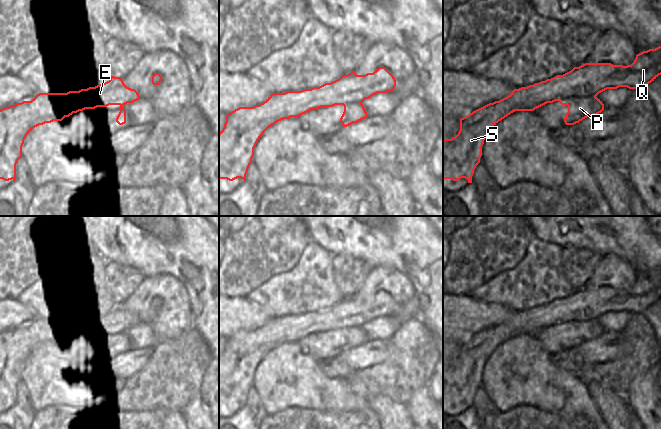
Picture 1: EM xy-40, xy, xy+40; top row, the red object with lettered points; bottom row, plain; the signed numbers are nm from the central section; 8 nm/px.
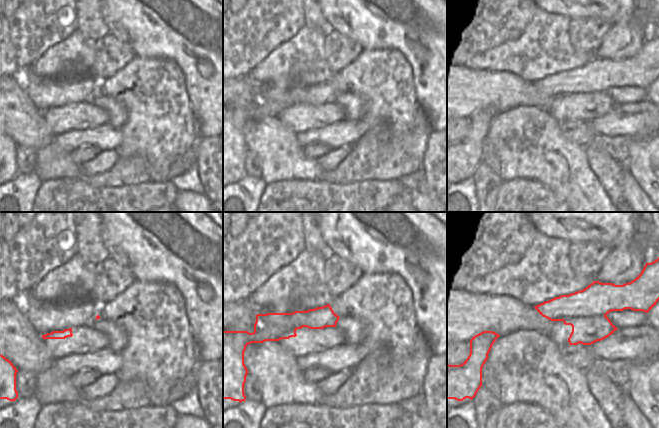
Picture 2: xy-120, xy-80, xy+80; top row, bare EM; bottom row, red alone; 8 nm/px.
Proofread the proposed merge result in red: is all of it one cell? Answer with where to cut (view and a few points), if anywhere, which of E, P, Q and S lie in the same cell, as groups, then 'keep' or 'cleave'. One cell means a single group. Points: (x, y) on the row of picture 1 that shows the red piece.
cut xy+40 (595, 96), (573, 96), (559, 100); groups E Q S / P; cleave

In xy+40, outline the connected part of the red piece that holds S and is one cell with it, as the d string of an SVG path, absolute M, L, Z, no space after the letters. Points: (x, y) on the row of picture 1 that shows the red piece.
M661 46L636 55L631 65L613 65L611 63L585 63L571 71L551 79L514 89L507 97L489 103L460 119L460 130L451 139L443 139L443 179L457 181L461 178L472 183L476 166L480 163L482 146L490 130L502 119L515 111L534 111L535 109L561 99L573 97L596 97L607 89L627 87L644 89L661 75Z

